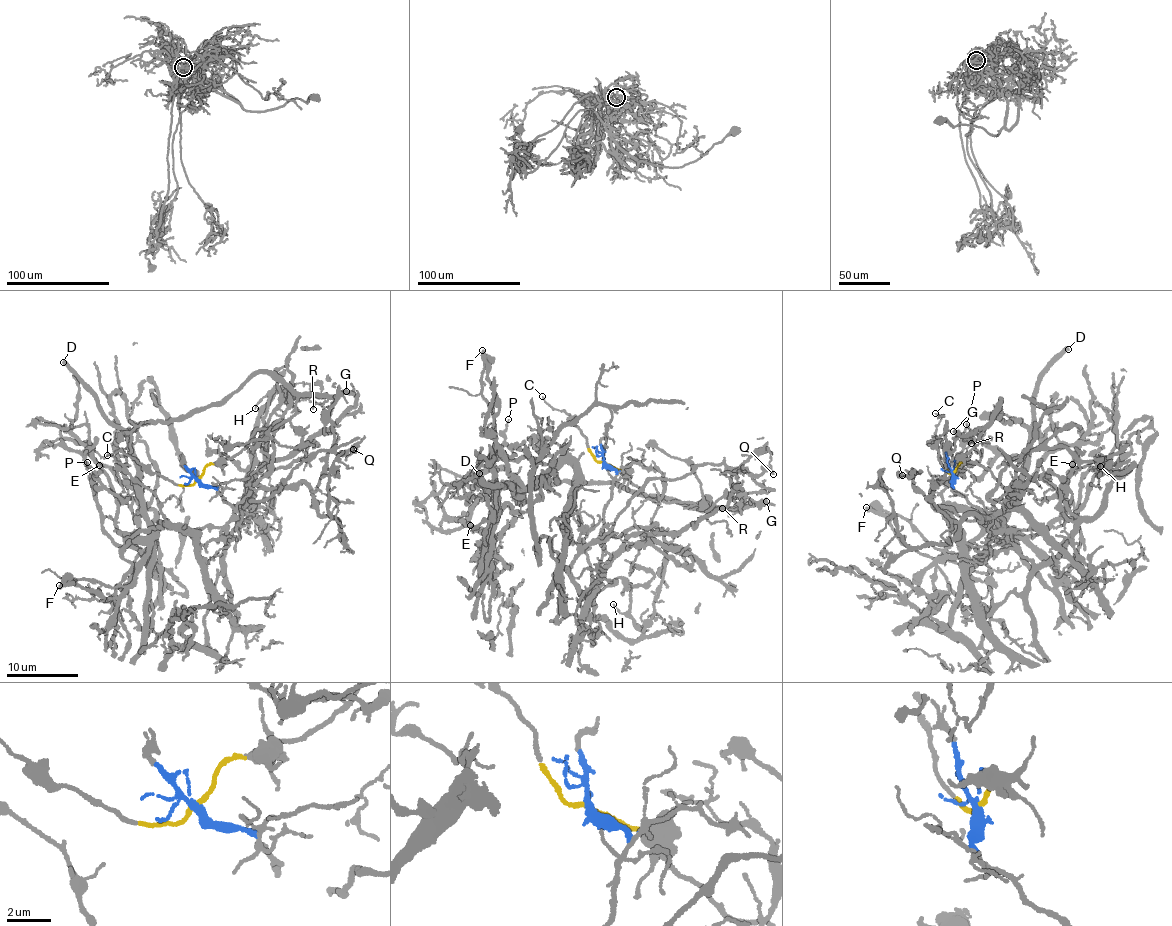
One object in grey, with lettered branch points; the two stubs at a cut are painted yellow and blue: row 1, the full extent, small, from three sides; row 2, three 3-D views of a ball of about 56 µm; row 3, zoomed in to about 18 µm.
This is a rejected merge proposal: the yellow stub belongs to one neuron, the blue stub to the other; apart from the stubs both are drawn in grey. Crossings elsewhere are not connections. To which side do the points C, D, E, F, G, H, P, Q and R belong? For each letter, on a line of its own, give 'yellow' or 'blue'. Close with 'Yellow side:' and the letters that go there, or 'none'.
C: yellow
D: yellow
E: blue
F: blue
G: yellow
H: blue
P: blue
Q: blue
R: yellow
Yellow side: C, D, G, R

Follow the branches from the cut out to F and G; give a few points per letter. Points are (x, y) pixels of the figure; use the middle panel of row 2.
F: (603, 461), (616, 473), (601, 533), (583, 547), (572, 466), (498, 444), (482, 392), (482, 350)
G: (603, 461), (619, 470), (649, 498), (691, 501), (709, 508), (748, 509), (767, 501)

